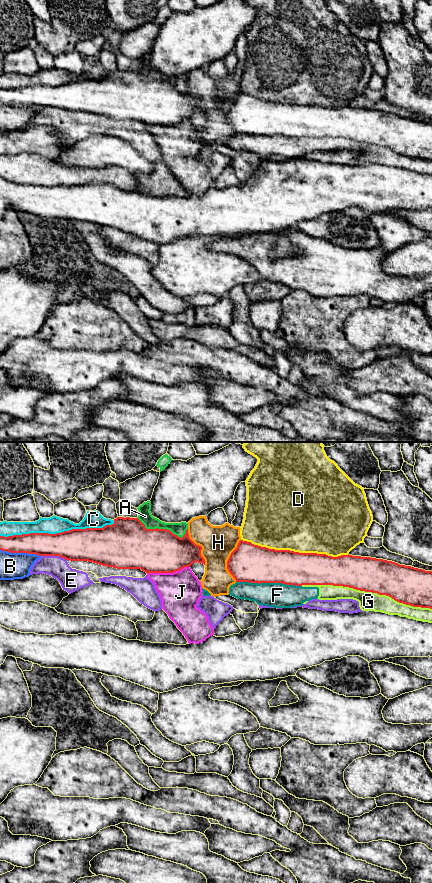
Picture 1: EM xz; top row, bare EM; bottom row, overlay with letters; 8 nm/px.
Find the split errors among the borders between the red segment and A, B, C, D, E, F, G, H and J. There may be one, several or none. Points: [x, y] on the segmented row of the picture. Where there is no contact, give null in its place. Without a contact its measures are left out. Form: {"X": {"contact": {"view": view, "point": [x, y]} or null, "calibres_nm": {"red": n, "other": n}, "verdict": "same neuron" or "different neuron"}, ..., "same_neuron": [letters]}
{"A": {"contact": {"view": "xz", "point": [162, 529]}, "calibres_nm": {"red": 360, "other": 110}, "verdict": "different neuron"}, "B": {"contact": {"view": "xz", "point": [21, 552]}, "calibres_nm": {"red": 190, "other": 200}, "verdict": "different neuron"}, "C": {"contact": {"view": "xz", "point": [57, 533]}, "calibres_nm": {"red": 260, "other": 140}, "verdict": "different neuron"}, "D": {"contact": {"view": "xz", "point": [295, 552]}, "calibres_nm": {"red": 280, "other": 480}, "verdict": "different neuron"}, "E": {"contact": {"view": "xz", "point": [54, 555]}, "calibres_nm": {"red": 260, "other": 190}, "verdict": "different neuron"}, "F": {"contact": {"view": "xz", "point": [269, 582]}, "calibres_nm": {"red": 300, "other": 200}, "verdict": "different neuron"}, "G": {"contact": {"view": "xz", "point": [366, 591]}, "calibres_nm": {"red": 280, "other": 160}, "verdict": "different neuron"}, "H": {"contact": {"view": "xz", "point": [228, 560]}, "calibres_nm": {"red": 300, "other": 280}, "verdict": "different neuron"}, "J": {"contact": {"view": "xz", "point": [168, 572]}, "calibres_nm": {"red": 360, "other": 320}, "verdict": "different neuron"}, "same_neuron": []}

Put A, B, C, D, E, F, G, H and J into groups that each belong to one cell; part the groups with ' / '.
A J / B / C / D / E / F G / H

